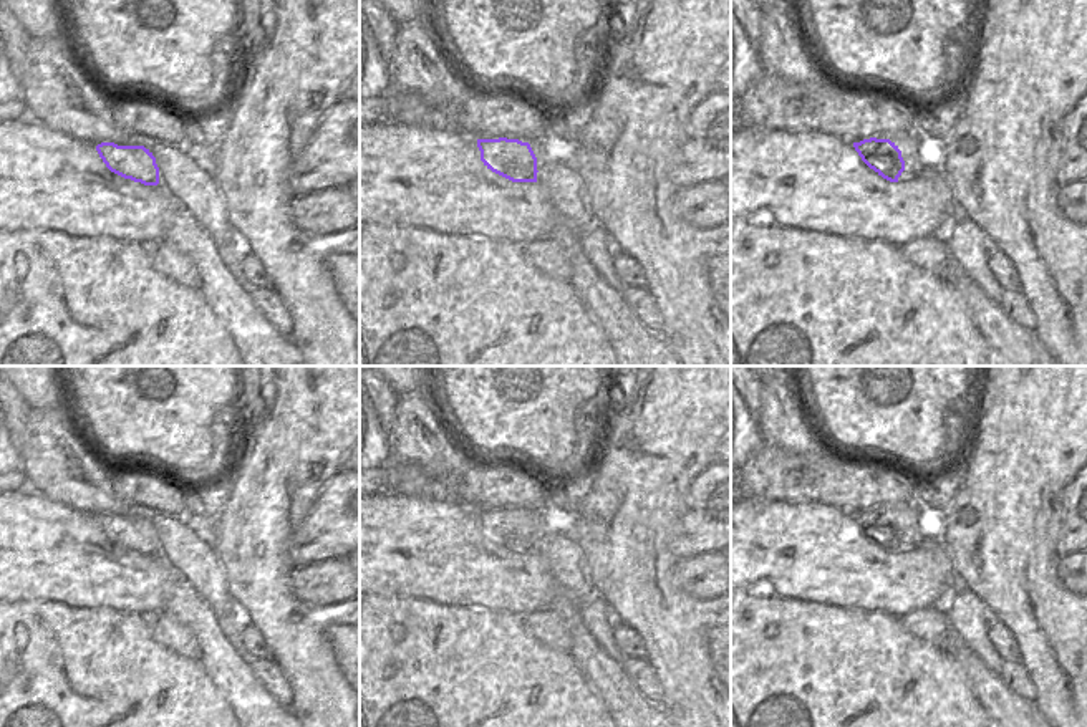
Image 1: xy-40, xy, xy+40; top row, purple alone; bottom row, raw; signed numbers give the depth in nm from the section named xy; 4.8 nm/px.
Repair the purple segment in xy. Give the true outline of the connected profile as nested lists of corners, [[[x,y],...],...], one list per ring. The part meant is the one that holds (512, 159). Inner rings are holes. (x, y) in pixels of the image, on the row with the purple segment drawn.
[[[505,136],[499,139],[477,139],[481,161],[492,172],[512,182],[537,182],[537,172],[544,164],[544,144],[540,139]]]

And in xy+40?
[[[915,129],[880,132],[875,137],[853,142],[853,147],[870,169],[890,182],[906,182],[923,174]]]

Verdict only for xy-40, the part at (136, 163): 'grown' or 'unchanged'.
unchanged

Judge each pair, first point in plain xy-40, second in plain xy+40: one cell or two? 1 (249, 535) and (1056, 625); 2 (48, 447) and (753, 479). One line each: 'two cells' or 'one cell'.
1: one cell
2: two cells

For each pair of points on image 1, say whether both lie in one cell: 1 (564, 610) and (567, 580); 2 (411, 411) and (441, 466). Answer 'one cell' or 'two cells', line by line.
1: two cells
2: one cell

